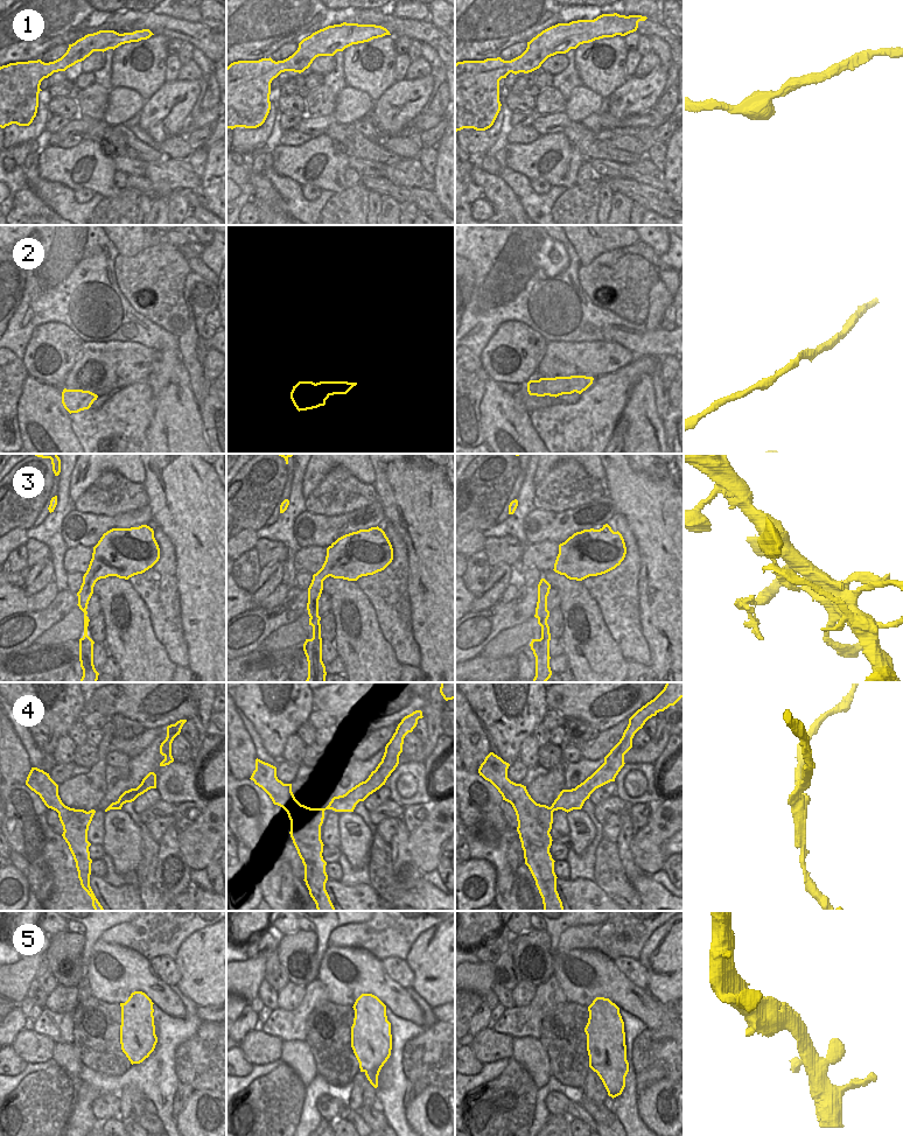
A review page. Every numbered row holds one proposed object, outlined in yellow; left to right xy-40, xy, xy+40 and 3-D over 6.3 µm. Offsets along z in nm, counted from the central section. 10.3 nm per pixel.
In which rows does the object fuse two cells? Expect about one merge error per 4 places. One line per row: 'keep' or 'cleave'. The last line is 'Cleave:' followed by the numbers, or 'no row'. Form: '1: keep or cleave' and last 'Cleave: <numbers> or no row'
1: keep
2: keep
3: cleave
4: cleave
5: keep
Cleave: 3, 4

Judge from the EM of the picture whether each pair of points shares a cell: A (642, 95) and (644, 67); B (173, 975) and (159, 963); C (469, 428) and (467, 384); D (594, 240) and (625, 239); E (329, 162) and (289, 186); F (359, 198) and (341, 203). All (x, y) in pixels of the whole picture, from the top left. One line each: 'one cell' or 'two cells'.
A: two cells
B: one cell
C: one cell
D: one cell
E: two cells
F: one cell

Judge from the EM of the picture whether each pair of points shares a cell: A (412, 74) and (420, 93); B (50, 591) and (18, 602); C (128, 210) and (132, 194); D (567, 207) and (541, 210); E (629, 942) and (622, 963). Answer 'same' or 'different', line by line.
A: different
B: same
C: same
D: different
E: different

